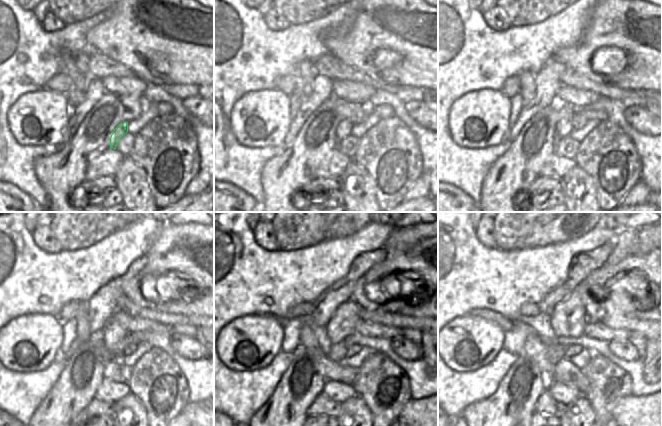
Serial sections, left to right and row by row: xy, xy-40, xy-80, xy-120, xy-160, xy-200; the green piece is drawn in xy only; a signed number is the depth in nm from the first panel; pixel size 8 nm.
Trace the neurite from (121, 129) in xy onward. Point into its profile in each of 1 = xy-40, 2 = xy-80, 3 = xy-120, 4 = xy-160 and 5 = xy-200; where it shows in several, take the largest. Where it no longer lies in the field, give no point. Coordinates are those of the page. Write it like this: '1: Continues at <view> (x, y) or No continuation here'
1: Continues at xy-40 (344, 129)
2: Continues at xy-80 (564, 127)
3: Continues at xy-120 (114, 333)
4: Continues at xy-160 (342, 324)
5: Continues at xy-200 (568, 320)

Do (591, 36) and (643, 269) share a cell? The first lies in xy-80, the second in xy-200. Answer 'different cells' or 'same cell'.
same cell

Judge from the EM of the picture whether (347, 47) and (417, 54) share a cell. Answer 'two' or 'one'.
one

